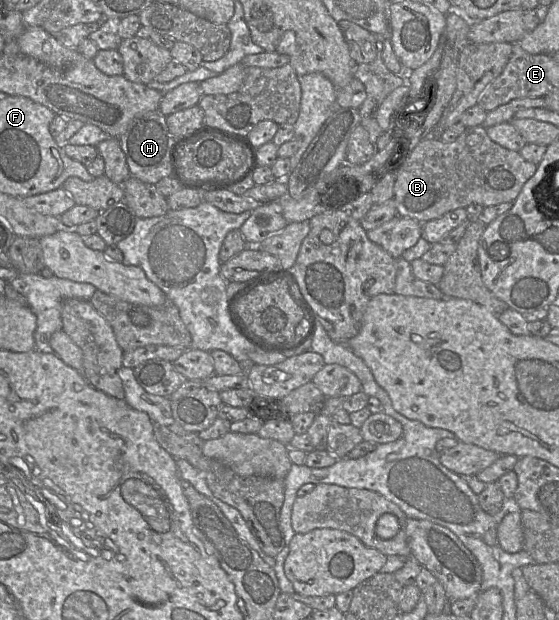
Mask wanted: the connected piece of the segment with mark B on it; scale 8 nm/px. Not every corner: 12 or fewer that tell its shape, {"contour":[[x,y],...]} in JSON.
{"contour":[[466,127],[423,138],[395,172],[420,223],[513,203],[537,165]]}

